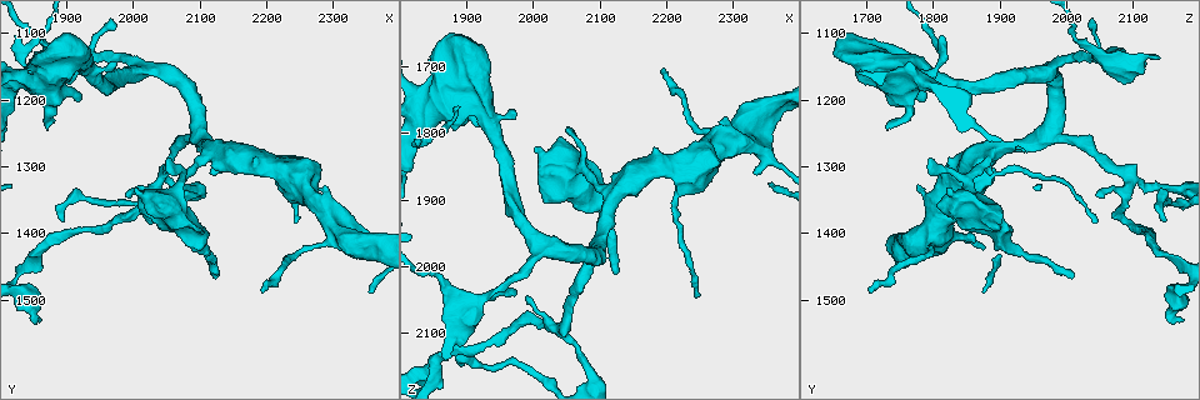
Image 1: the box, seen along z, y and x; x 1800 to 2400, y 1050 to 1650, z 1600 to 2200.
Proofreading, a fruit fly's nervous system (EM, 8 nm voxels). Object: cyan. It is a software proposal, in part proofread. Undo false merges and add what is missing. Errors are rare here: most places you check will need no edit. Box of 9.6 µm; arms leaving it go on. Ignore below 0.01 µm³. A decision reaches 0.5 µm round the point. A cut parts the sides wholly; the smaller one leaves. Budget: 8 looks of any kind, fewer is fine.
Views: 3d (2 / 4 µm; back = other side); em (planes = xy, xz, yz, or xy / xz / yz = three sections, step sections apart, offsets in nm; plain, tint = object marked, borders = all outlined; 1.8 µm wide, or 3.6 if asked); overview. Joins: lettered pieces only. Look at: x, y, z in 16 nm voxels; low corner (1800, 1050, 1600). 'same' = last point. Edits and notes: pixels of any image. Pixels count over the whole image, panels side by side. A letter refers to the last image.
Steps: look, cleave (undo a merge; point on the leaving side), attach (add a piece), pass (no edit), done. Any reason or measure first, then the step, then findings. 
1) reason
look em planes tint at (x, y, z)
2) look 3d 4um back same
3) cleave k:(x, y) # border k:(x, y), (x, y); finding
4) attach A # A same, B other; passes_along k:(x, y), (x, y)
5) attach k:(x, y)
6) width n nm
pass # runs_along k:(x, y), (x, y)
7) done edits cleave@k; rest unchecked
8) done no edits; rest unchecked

an open end
look em 3.6um xy step 4 tint at (2335, 1410, 1860)

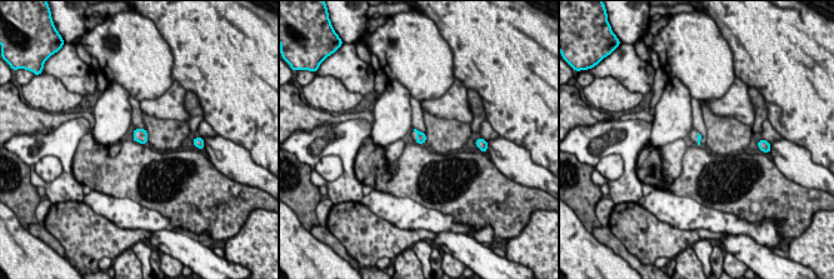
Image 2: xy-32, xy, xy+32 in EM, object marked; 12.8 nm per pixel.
another direction
look em 3.6um xz step 16 tint same

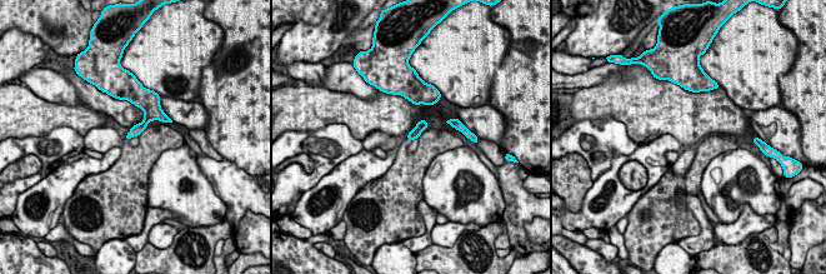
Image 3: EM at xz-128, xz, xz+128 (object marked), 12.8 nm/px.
look em 3.6um xz step 16 borders same

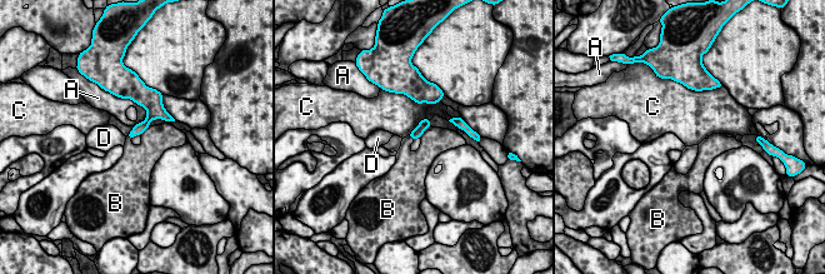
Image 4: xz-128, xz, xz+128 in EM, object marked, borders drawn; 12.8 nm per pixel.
pass # A other, B other, C other, D other; border 4:(430, 126), (420, 138); no lettered piece goes on from it

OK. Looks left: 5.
stops while still wide
look em xz step 16 borders at (2290, 1325, 1780)

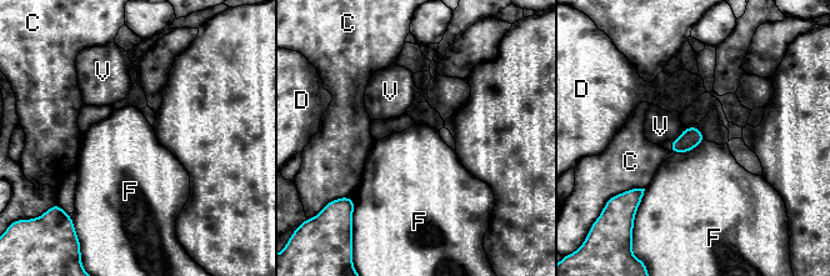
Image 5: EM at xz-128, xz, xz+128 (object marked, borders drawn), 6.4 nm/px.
cut it another way
look em planes borders same

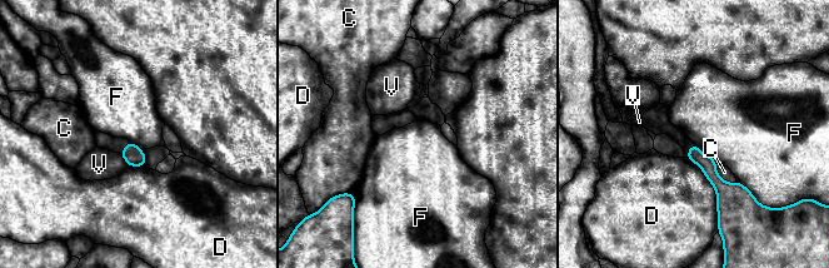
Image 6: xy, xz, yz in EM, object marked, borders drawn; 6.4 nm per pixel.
pass # C other, D other, F other, V other; none of them fits

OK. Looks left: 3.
abrupt turn
look 3d 4um back at (1840, 1170, 1790)

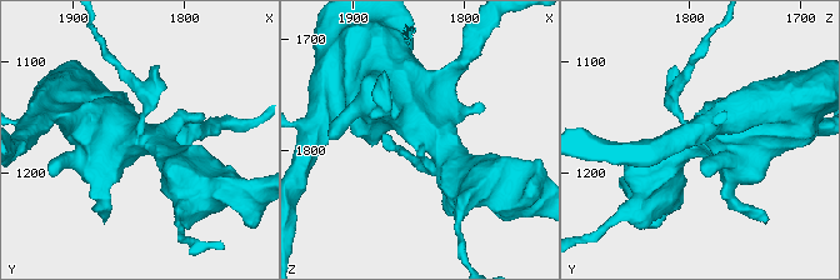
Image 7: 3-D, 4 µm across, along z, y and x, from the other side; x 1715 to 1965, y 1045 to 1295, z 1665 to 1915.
shape alone is not enough
look em 3.6um planes plain at (1840, 1166, 1790)

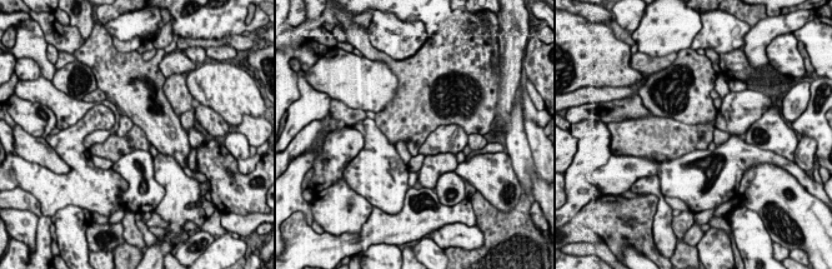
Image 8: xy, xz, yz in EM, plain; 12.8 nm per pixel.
look em 3.6um planes borders same

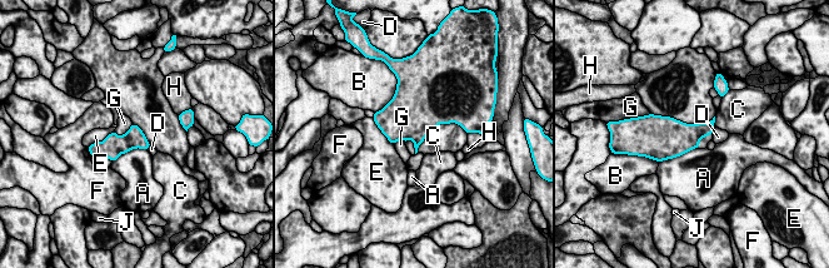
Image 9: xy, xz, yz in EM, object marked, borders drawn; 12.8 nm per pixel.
longest_contact A 500 nm
pass # A other, B other, C other, D other, E other, F other, G other, H other, J other; border 9:(133, 124), (123, 134), (114, 132); one cell here

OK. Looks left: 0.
done no edits; rest unchecked

